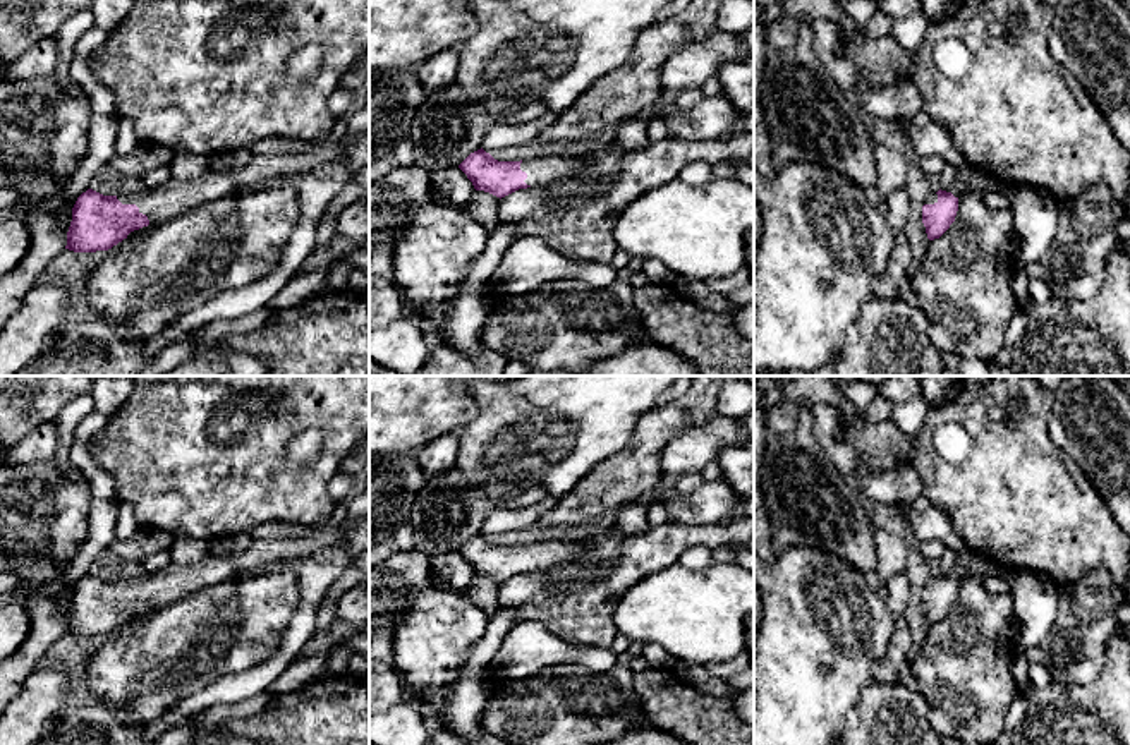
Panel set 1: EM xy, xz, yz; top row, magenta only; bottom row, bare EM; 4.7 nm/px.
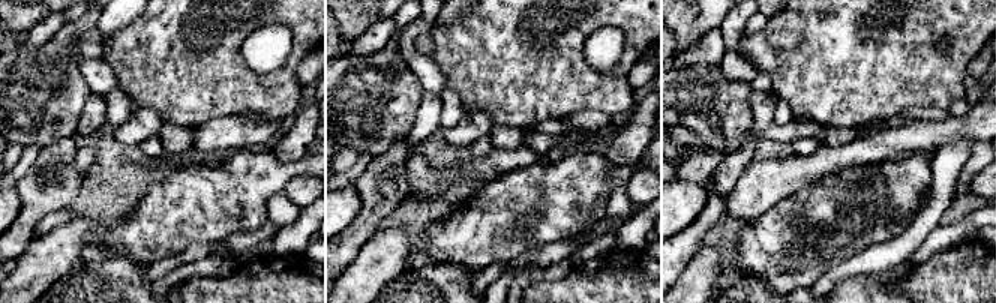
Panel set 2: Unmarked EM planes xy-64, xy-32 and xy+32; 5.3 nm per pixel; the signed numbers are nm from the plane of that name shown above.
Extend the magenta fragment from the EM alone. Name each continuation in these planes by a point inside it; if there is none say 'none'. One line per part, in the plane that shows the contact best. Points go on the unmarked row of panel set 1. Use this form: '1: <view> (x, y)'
1: xy (179, 579)

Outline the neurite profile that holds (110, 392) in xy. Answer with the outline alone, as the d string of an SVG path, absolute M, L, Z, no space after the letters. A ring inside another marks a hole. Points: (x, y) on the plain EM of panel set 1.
M98 376L91 395L94 398L94 410L106 419L127 403L132 395L132 378Z

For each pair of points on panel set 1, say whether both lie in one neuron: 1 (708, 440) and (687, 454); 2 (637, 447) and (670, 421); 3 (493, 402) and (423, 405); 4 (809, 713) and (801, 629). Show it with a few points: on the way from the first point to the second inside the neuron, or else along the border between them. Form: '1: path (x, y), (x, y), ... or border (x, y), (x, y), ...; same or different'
1: path (703, 443), (692, 448); same
2: path (646, 440), (662, 424); same
3: border (473, 393), (478, 412), (455, 431); different
4: path (804, 692), (804, 649); same

